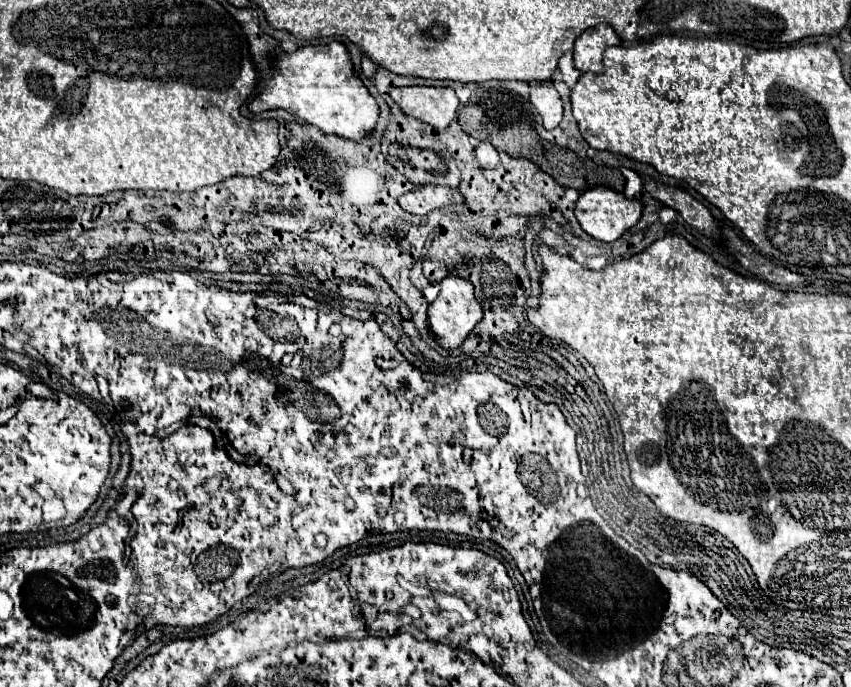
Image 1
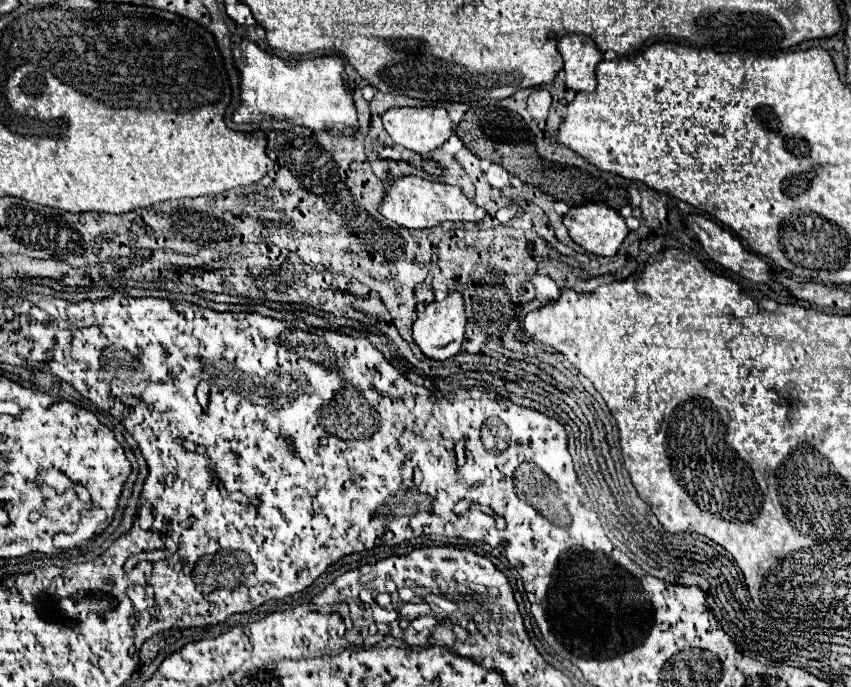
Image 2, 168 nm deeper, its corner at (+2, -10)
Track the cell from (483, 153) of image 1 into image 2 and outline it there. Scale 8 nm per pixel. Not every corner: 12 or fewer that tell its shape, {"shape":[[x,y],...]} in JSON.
{"shape":[[491,164],[487,180],[493,188],[509,186],[509,172]]}

